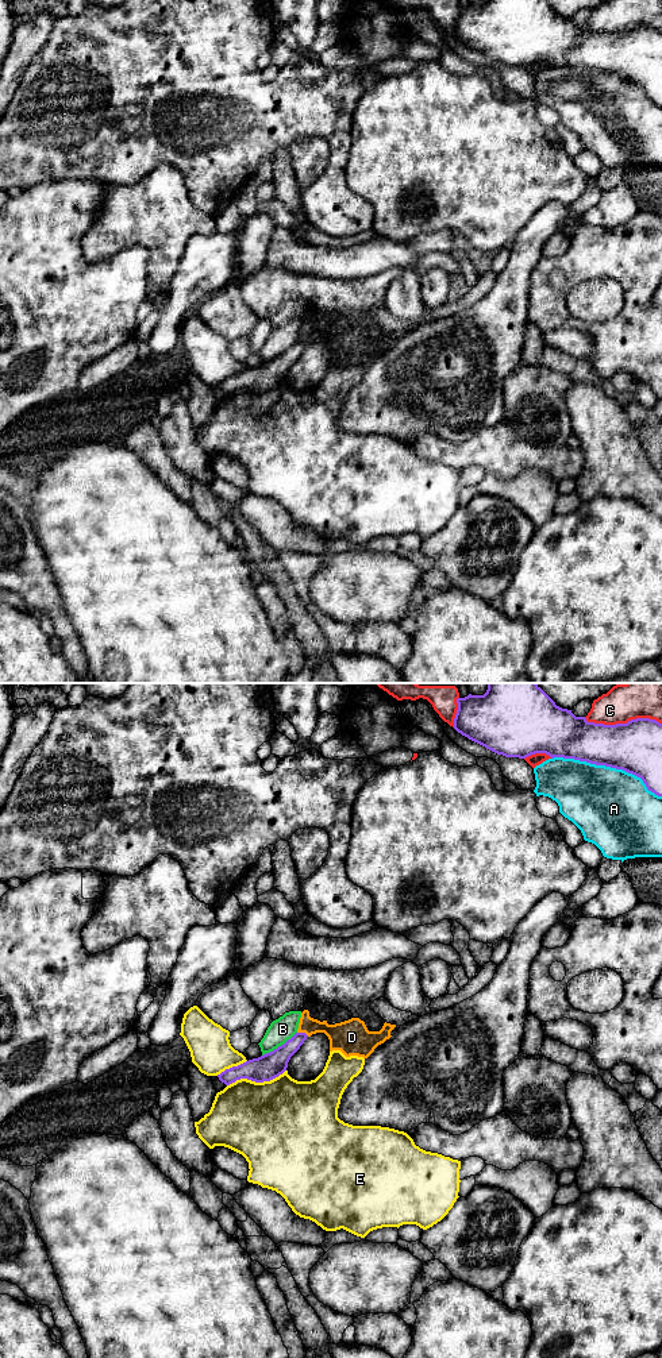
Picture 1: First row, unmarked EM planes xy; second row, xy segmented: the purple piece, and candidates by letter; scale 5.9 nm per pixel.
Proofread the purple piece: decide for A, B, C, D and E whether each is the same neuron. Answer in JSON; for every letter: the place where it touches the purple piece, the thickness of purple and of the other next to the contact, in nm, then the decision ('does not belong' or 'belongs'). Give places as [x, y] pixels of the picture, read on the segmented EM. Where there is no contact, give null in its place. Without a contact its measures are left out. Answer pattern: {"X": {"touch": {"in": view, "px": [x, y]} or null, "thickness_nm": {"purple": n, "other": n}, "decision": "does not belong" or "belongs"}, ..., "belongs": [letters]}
{"A": {"touch": {"in": "xy", "px": [608, 766]}, "thickness_nm": {"purple": 300, "other": 460}, "decision": "does not belong"}, "B": {"touch": {"in": "xy", "px": [278, 1046]}, "thickness_nm": {"purple": 160, "other": 140}, "decision": "does not belong"}, "C": {"touch": {"in": "xy", "px": [623, 724]}, "thickness_nm": {"purple": 300, "other": 240}, "decision": "does not belong"}, "D": {"touch": {"in": "xy", "px": [303, 1033]}, "thickness_nm": {"purple": 140, "other": 170}, "decision": "does not belong"}, "E": {"touch": {"in": "xy", "px": [256, 1081]}, "thickness_nm": {"purple": 160, "other": 480}, "decision": "does not belong"}, "belongs": []}

